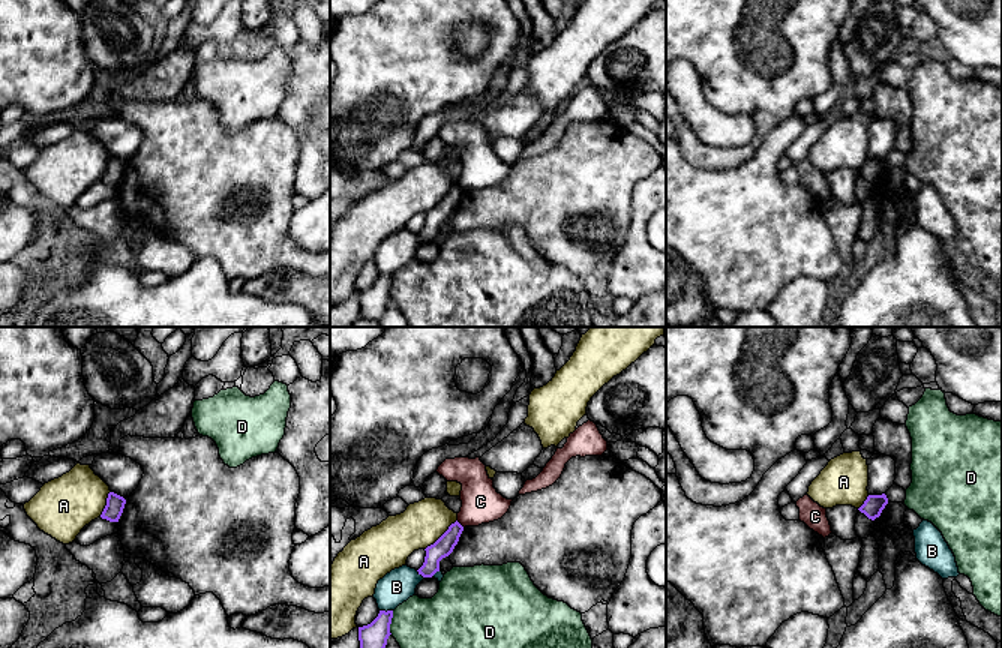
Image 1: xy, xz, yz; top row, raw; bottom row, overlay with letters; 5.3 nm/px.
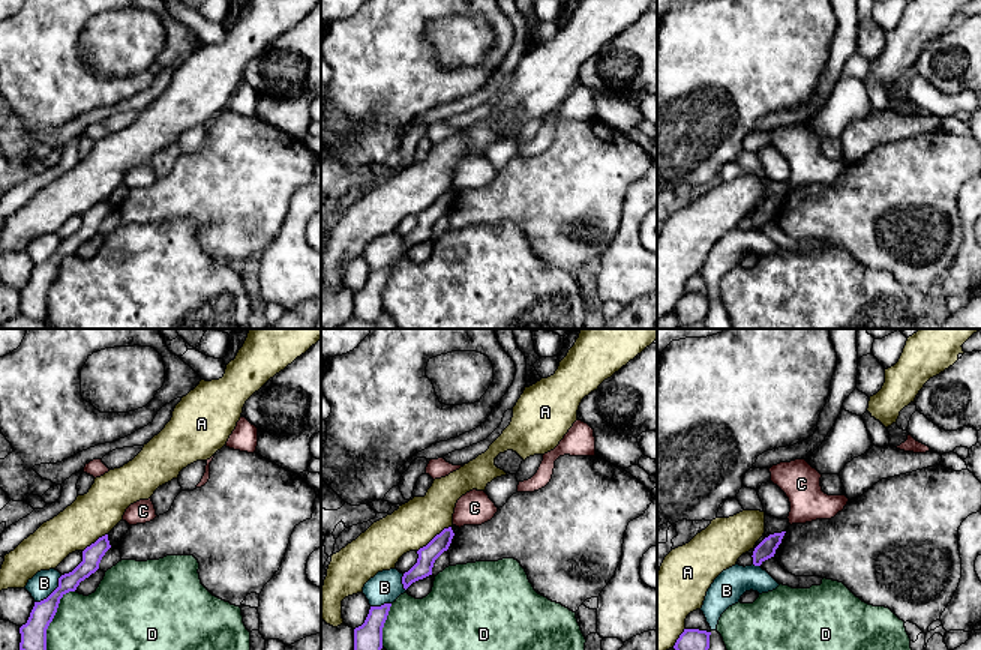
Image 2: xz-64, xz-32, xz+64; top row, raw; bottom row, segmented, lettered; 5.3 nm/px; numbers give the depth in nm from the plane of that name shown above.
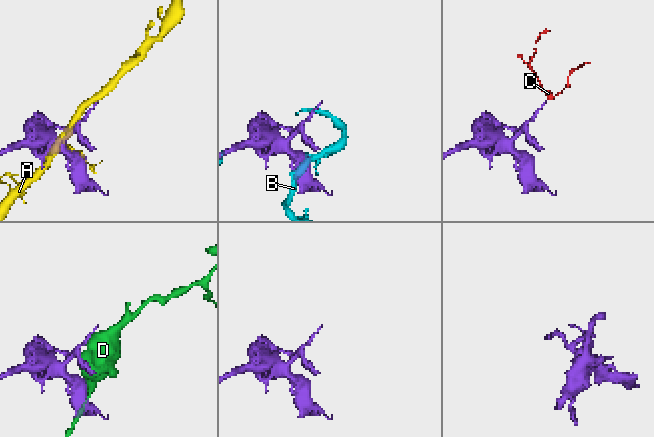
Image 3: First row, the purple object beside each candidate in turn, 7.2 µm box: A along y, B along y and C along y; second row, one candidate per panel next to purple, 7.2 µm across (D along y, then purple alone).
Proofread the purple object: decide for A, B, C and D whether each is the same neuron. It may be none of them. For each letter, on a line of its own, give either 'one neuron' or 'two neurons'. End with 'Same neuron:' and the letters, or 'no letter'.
A: two neurons
B: two neurons
C: two neurons
D: two neurons
Same neuron: no letter

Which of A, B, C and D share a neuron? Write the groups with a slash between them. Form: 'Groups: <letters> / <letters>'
Groups: A / B / C / D

